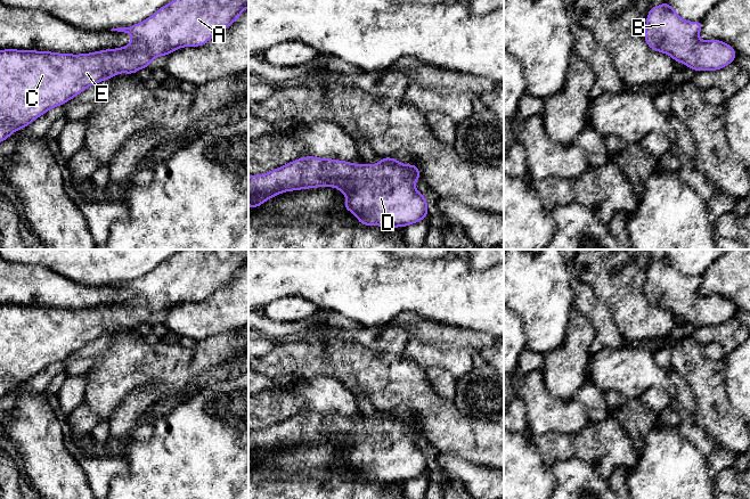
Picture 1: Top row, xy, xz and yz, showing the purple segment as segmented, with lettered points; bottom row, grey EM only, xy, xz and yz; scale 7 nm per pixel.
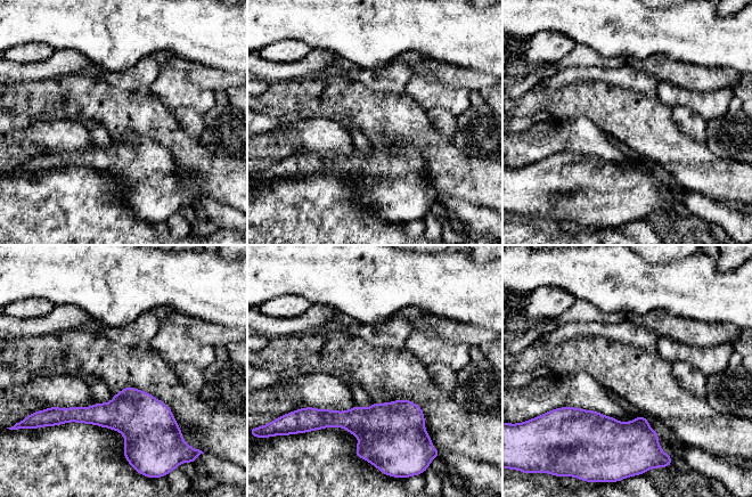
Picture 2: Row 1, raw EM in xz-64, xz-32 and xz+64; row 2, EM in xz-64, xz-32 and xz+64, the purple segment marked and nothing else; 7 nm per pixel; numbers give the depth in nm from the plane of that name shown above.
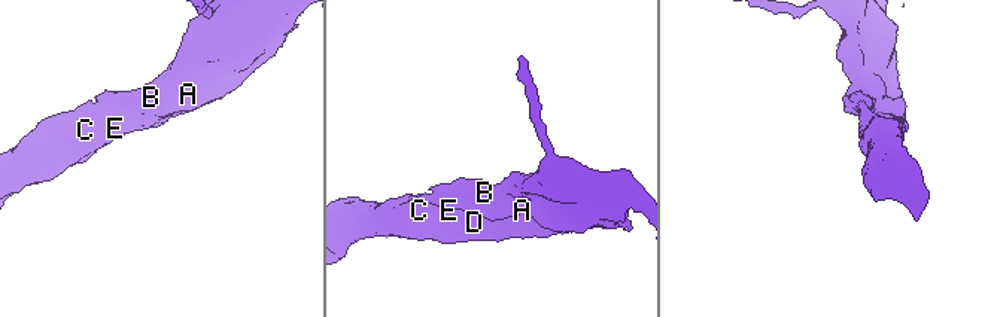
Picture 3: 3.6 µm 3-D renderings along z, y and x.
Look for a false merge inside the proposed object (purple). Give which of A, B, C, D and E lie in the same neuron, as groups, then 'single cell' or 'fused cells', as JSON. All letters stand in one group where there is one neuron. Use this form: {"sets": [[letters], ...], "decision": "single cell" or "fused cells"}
{"sets": [["A", "B", "C", "D", "E"]], "decision": "single cell"}

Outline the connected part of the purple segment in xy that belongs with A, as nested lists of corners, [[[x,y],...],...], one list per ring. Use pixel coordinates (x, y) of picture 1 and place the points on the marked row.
[[[172,0],[138,24],[129,27],[112,28],[111,31],[132,35],[132,41],[122,48],[79,55],[18,49],[0,50],[0,144],[17,130],[30,125],[51,108],[65,105],[87,88],[103,80],[111,80],[120,73],[133,75],[137,71],[147,68],[154,58],[170,55],[184,47],[204,46],[217,33],[238,21],[242,11],[246,8],[248,8],[248,0]]]

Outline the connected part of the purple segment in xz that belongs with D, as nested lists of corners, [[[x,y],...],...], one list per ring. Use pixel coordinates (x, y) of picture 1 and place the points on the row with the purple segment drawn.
[[[304,156],[263,174],[248,177],[248,206],[256,208],[284,191],[317,187],[335,187],[349,199],[343,207],[352,212],[362,226],[385,229],[402,228],[425,220],[427,199],[416,190],[415,181],[422,179],[416,163],[402,164],[393,157],[381,157],[377,164],[354,164],[348,161]]]

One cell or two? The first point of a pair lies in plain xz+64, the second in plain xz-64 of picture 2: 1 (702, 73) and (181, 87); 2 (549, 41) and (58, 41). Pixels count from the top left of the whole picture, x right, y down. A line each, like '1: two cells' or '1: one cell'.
1: two cells
2: two cells

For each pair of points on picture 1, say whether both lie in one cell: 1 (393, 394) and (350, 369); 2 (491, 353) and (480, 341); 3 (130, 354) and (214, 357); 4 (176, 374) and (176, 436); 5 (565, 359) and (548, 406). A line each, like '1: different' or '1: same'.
1: same
2: different
3: same
4: different
5: different

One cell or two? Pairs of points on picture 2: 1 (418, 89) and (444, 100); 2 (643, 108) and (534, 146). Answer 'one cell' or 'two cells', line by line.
1: one cell
2: two cells

